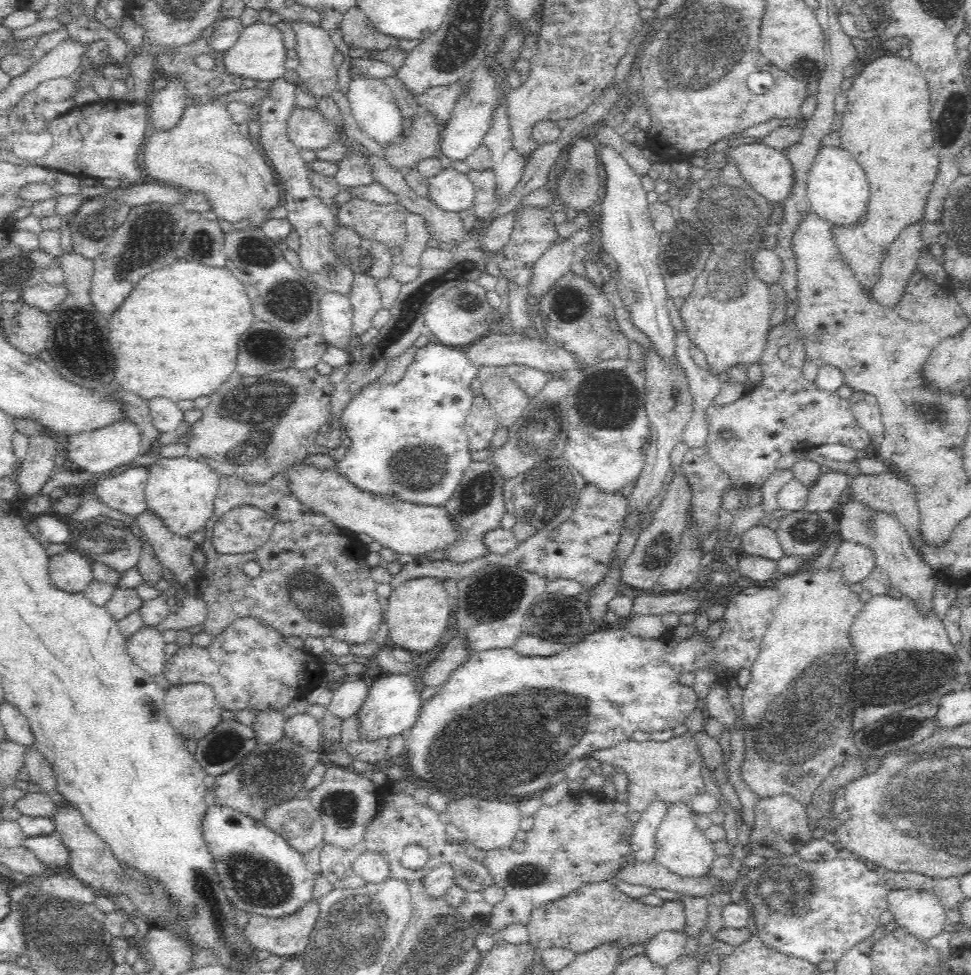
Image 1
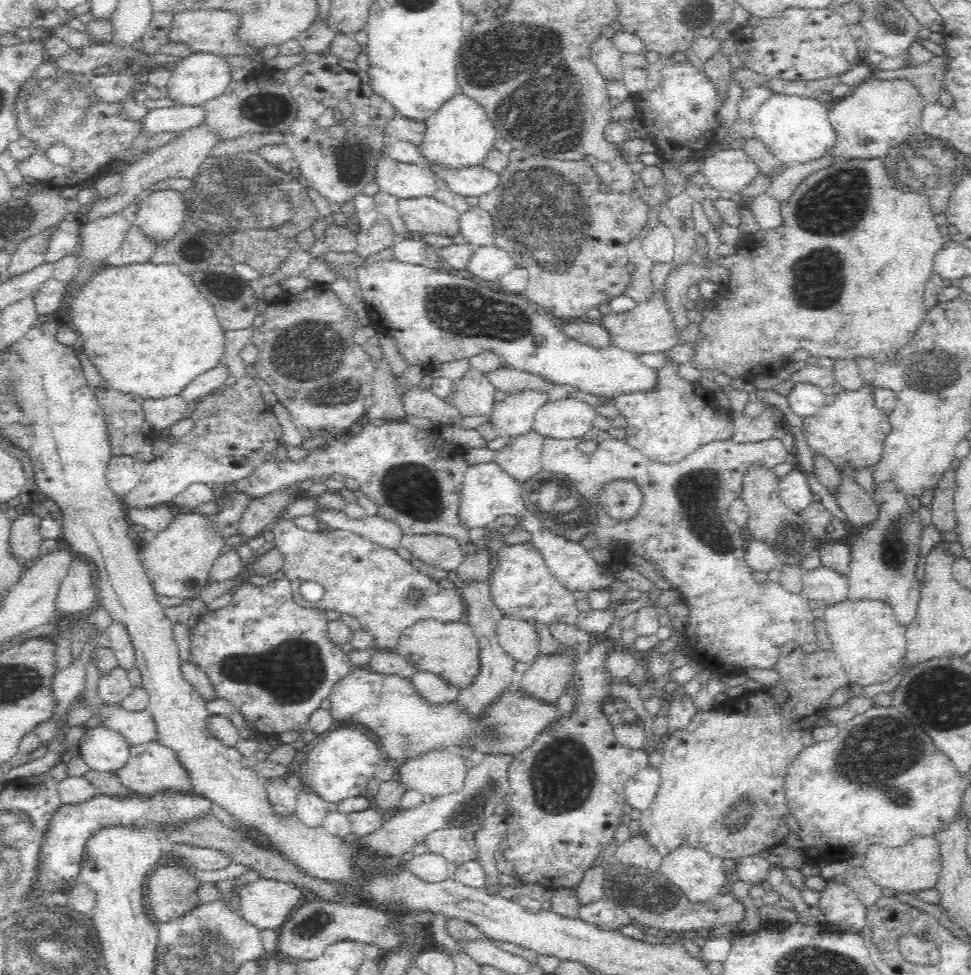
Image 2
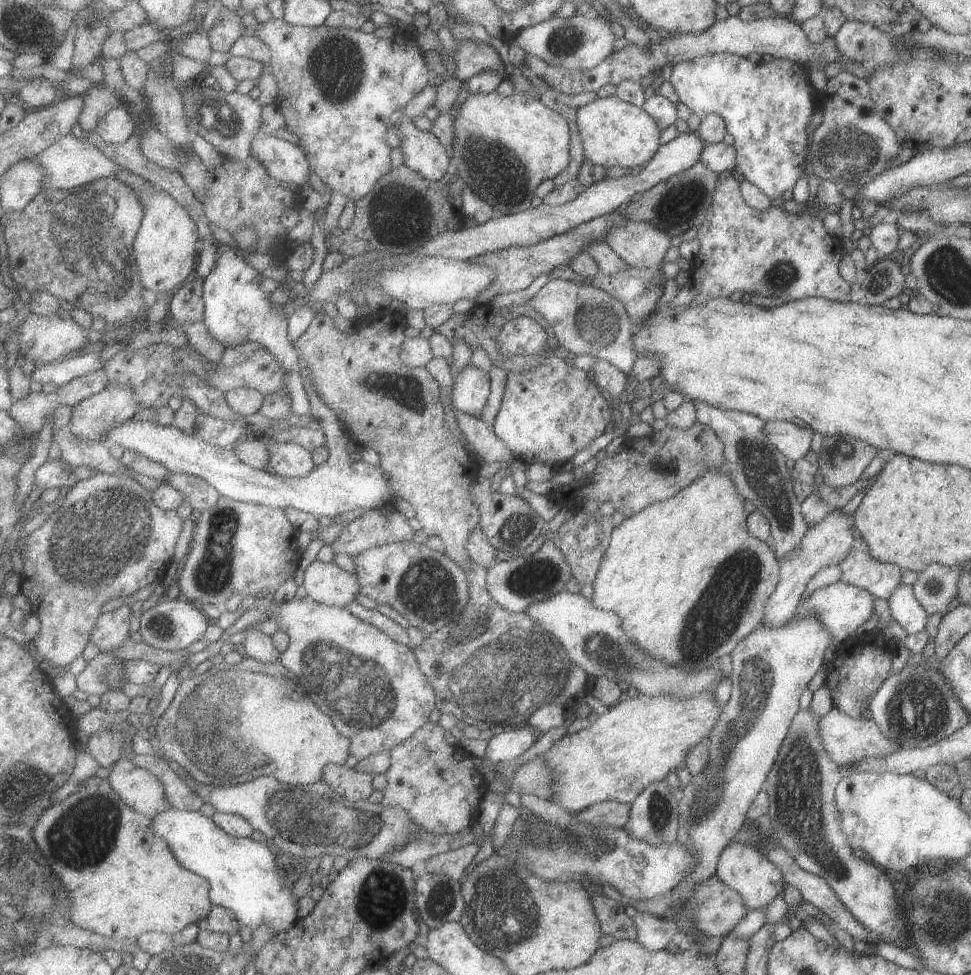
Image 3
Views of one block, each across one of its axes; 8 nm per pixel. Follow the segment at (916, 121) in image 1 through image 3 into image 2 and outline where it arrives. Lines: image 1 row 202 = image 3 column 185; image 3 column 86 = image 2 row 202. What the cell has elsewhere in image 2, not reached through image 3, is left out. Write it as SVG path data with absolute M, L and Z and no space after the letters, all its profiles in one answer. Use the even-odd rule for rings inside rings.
M879 158L870 162L850 160L812 174L788 200L780 202L780 209L780 226L736 239L736 253L718 258L716 270L730 269L726 294L723 302L716 298L709 303L711 307L699 324L695 353L689 364L701 371L713 371L721 380L731 380L750 378L754 368L770 360L790 358L796 350L834 360L894 360L914 338L926 316L922 298L932 276L932 256L947 243L932 218L926 196L890 188ZM868 184L870 194L862 194Z

